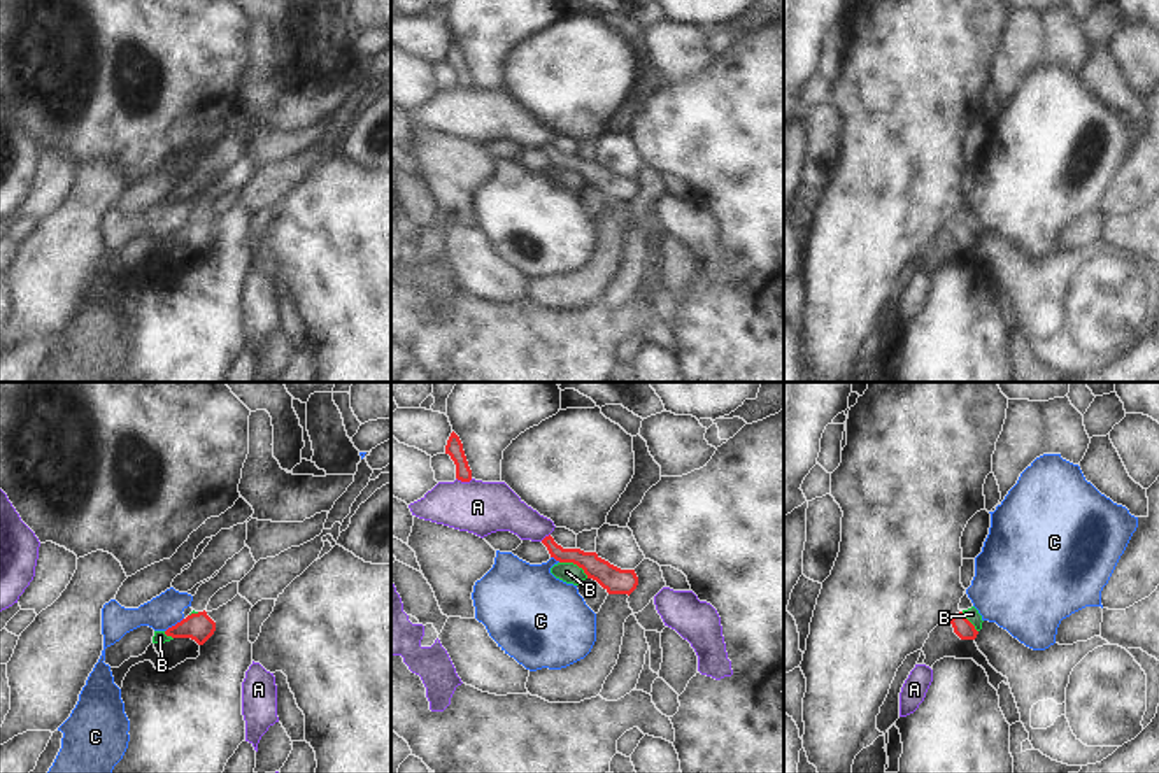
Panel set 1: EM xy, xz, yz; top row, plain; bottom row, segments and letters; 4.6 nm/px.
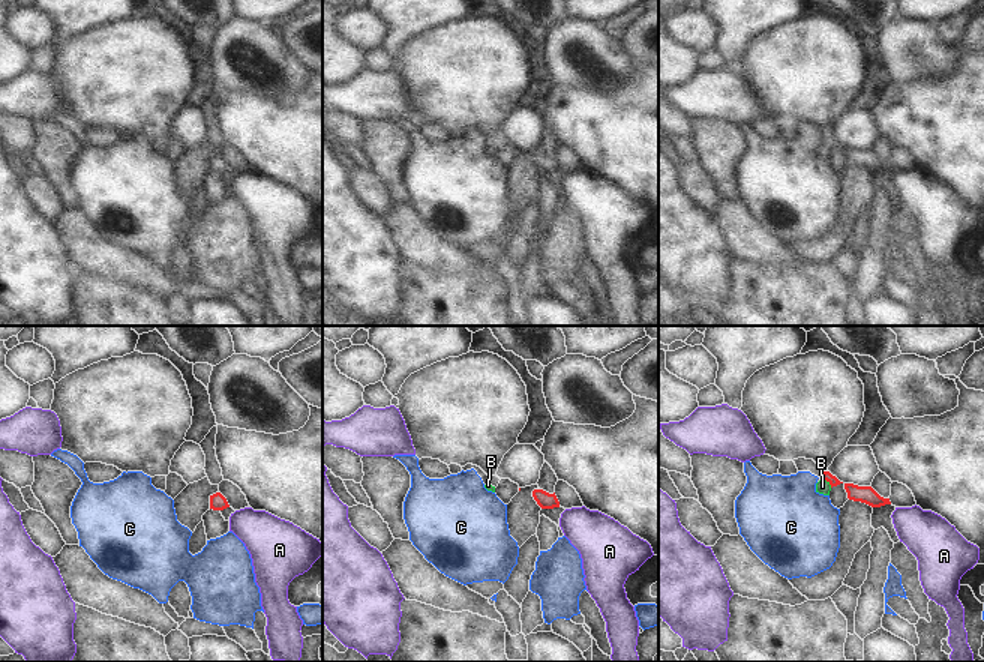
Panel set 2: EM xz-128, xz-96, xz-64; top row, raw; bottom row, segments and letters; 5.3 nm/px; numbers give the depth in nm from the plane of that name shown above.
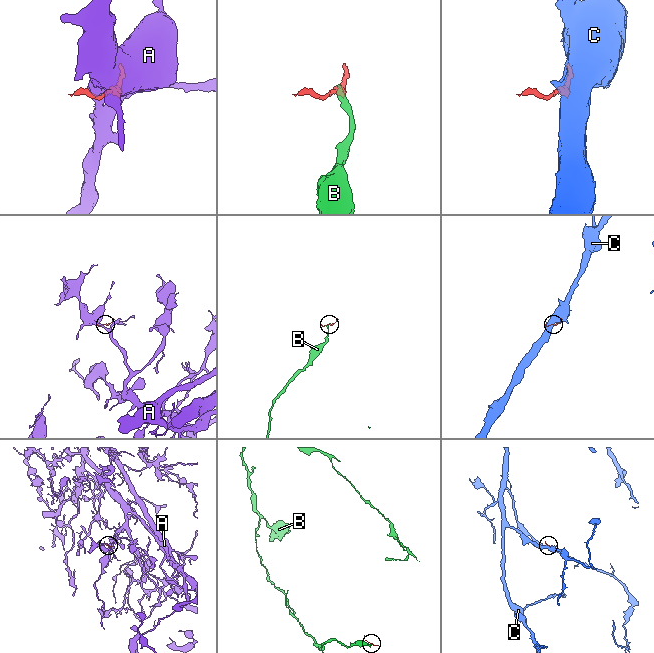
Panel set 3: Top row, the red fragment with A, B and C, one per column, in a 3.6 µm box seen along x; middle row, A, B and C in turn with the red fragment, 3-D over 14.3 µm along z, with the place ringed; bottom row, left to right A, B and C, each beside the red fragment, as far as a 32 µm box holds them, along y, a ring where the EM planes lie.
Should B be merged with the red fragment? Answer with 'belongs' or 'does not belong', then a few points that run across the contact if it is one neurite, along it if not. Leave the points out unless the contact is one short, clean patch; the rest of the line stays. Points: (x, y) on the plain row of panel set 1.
does not belong; line xz (560, 169), (577, 172), (588, 184)

